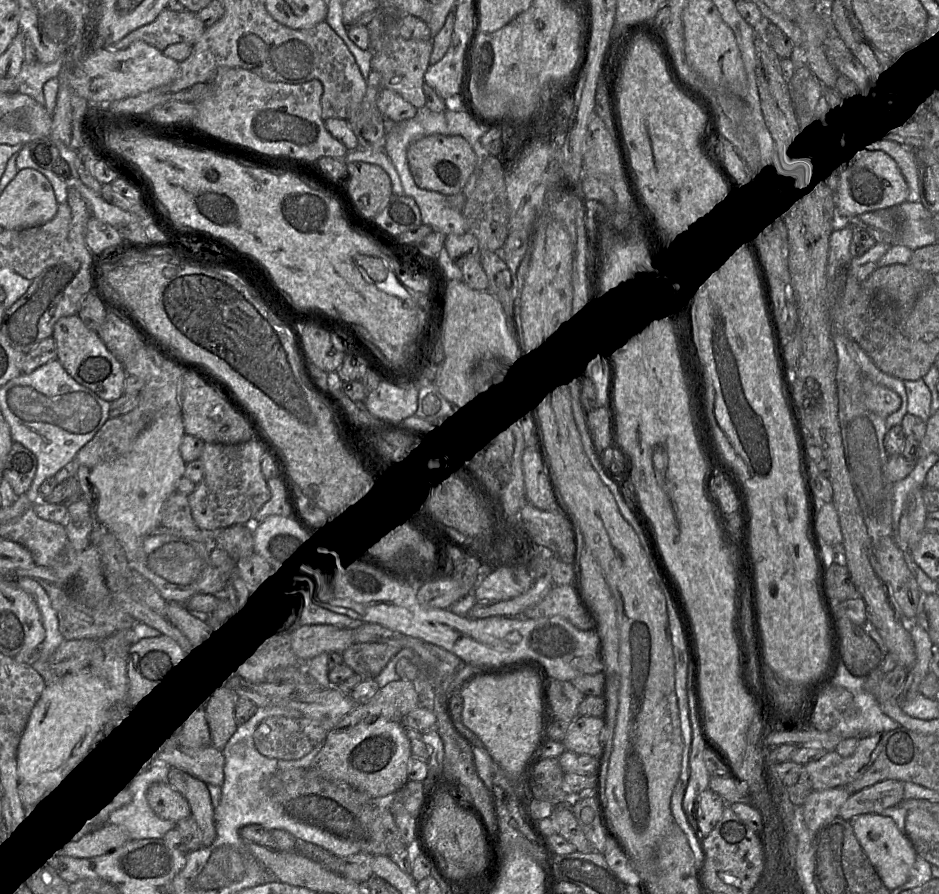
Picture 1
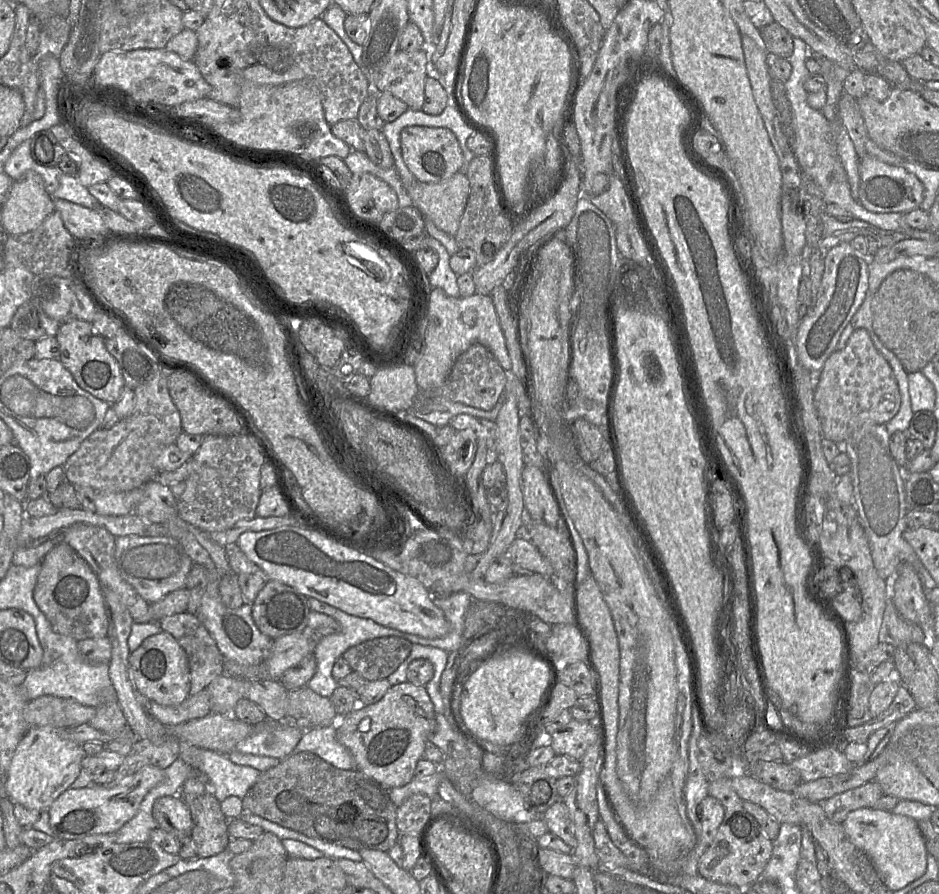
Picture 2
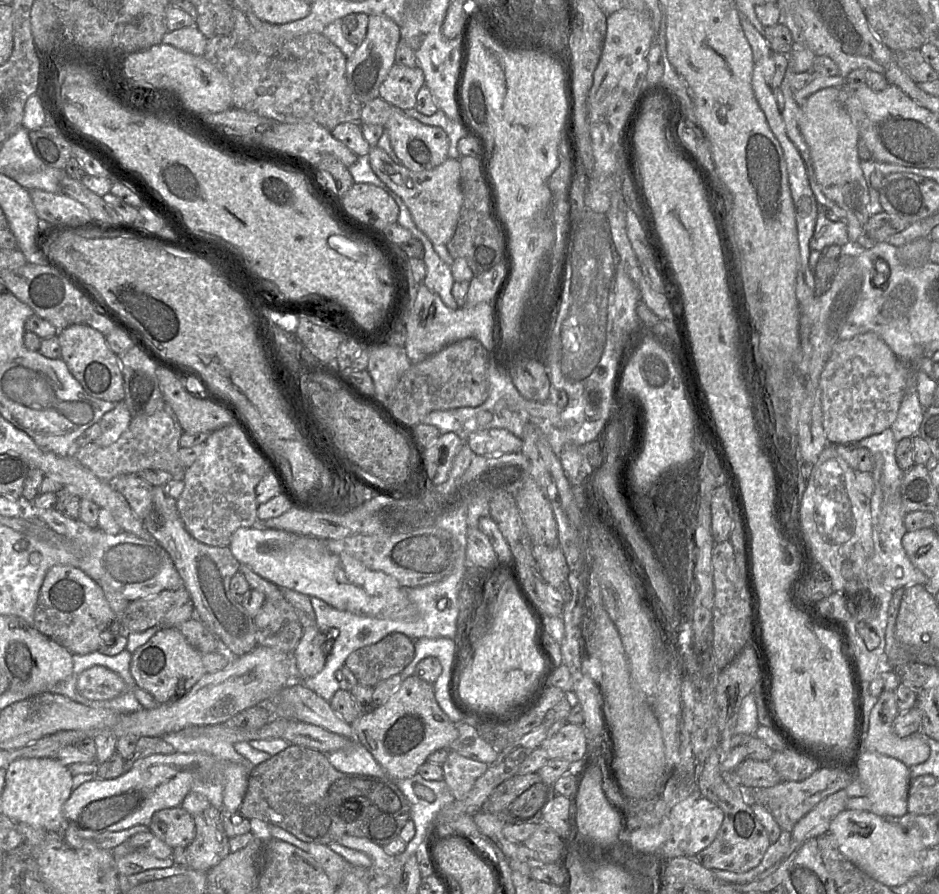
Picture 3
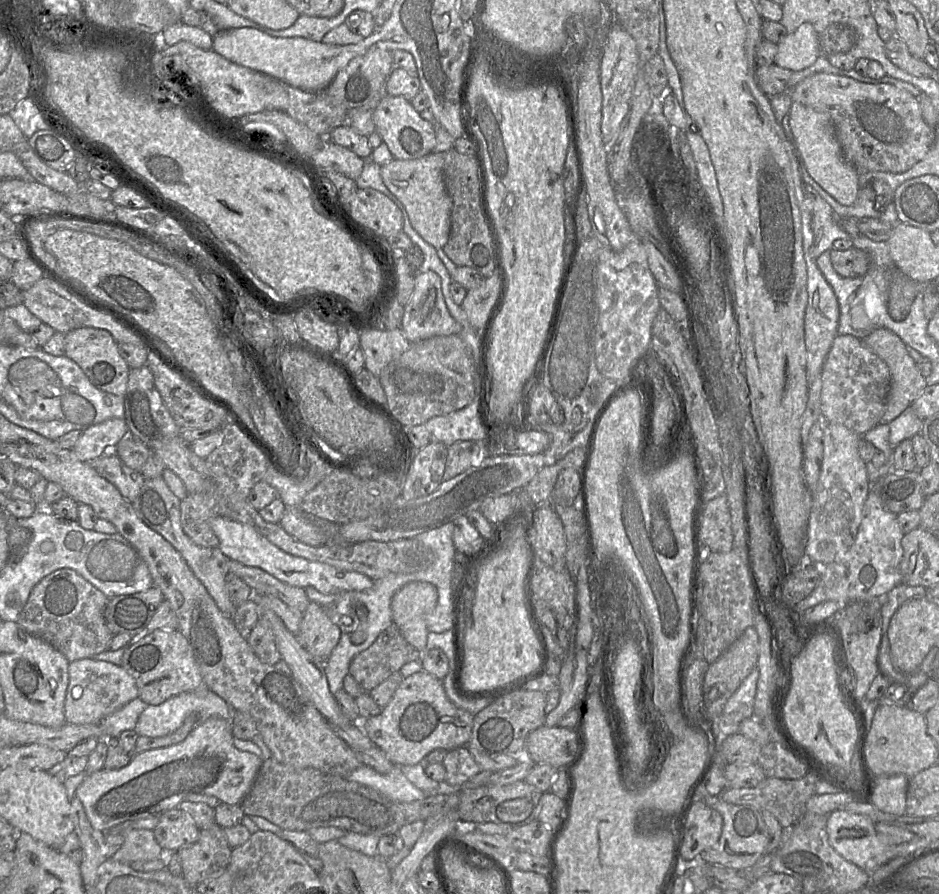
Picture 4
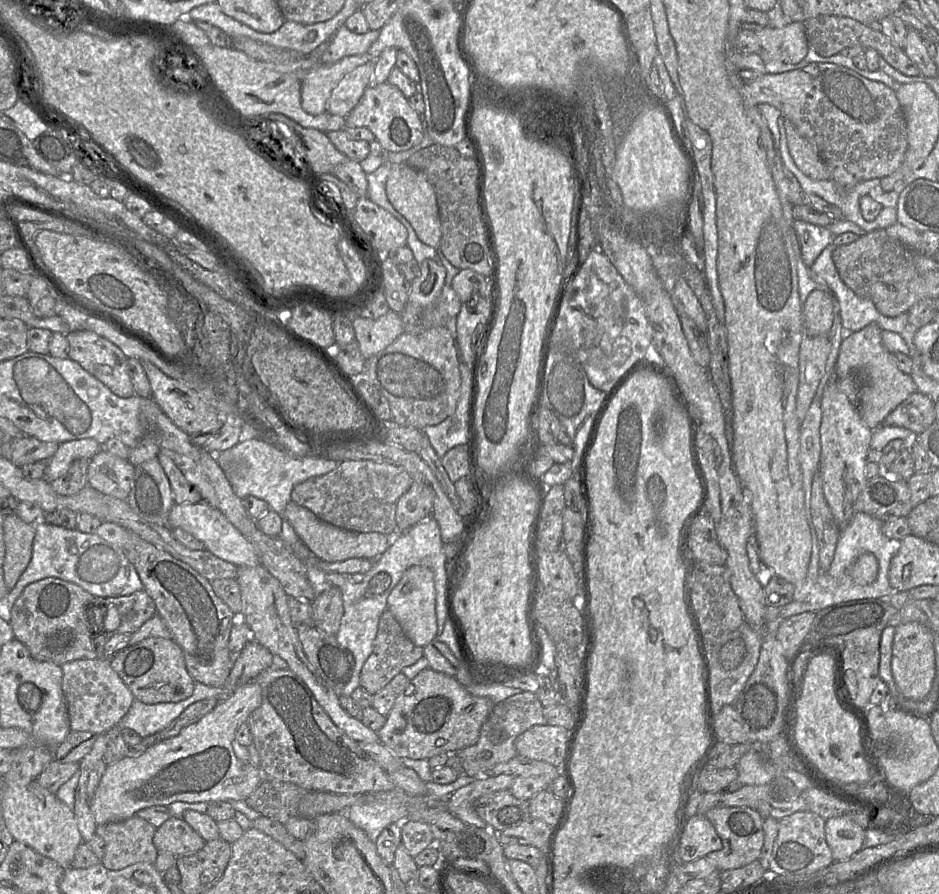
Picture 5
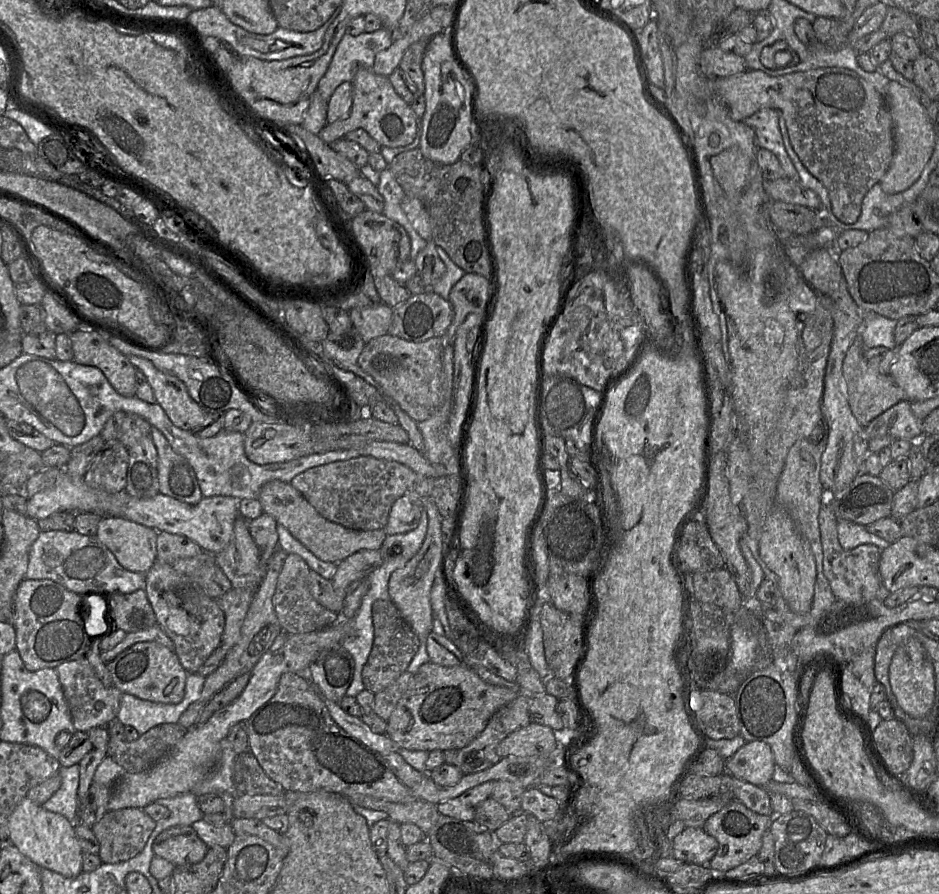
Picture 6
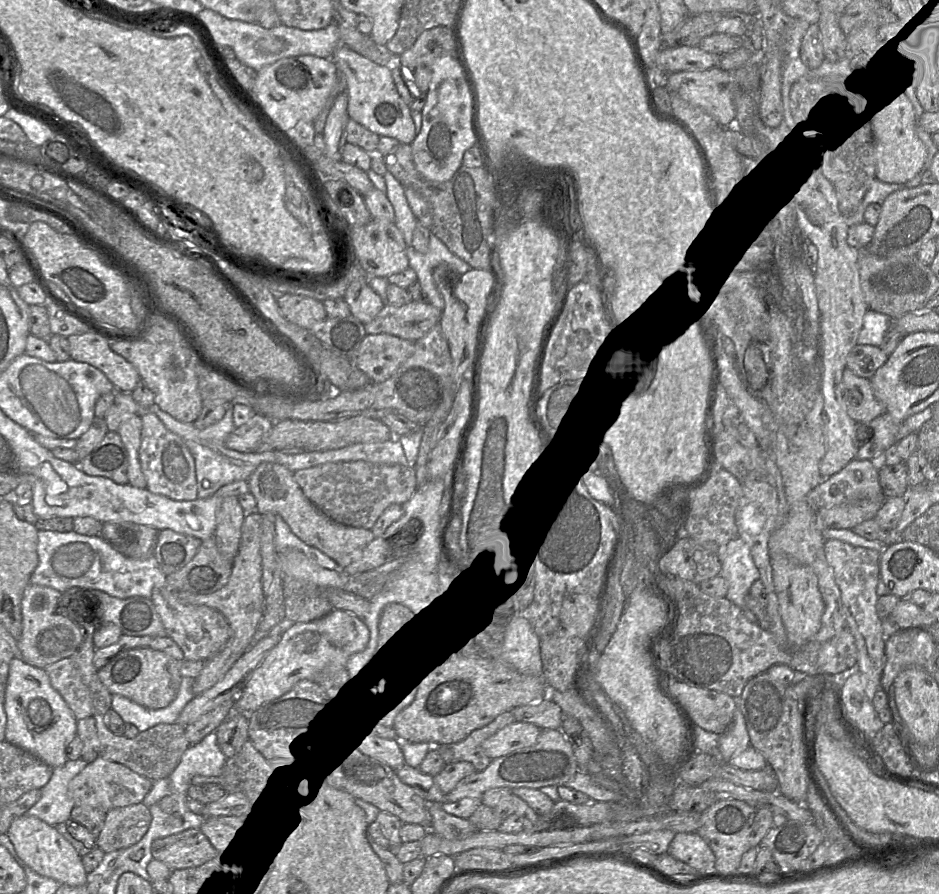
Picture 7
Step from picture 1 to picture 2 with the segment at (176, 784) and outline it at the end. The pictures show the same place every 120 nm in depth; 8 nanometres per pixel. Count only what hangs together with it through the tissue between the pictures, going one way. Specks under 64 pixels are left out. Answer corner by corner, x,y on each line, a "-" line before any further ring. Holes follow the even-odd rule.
208,791
202,795
186,795
183,799
193,818
191,836
197,857
212,857
227,849
231,839
228,833
229,819
223,814
214,794

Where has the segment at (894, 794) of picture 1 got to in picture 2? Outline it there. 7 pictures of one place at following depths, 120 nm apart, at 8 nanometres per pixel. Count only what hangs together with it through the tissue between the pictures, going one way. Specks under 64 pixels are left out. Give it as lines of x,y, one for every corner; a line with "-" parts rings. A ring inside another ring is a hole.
870,781
825,800
822,808
830,820
843,823
851,811
872,808
883,795
880,784

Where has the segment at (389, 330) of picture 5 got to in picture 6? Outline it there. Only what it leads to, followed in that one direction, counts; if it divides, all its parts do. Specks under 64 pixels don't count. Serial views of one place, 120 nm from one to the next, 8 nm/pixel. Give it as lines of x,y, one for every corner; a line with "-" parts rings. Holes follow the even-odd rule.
381,302
372,307
354,308
349,311
349,315
352,325
366,344
376,337
388,334
393,308

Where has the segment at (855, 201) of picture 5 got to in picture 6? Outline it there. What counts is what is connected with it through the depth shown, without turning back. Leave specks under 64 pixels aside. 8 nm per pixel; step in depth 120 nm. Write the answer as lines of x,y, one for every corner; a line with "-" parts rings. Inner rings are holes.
778,112
778,115
779,115
779,127
780,127
785,149
795,169
797,170
801,184
814,191
821,200
822,207
820,208
820,210
816,210
816,211
821,211
824,214
827,214
827,217
832,222
833,226
826,226
826,227
836,227
840,231
844,231
844,226
846,224
844,222
841,222
834,216
832,210
832,203
830,200
828,190
826,189
824,184
818,178
816,178
801,162
800,158
798,157
798,155
796,154
796,152
794,151
791,145
788,135
788,130
786,127
785,118
783,117
781,112

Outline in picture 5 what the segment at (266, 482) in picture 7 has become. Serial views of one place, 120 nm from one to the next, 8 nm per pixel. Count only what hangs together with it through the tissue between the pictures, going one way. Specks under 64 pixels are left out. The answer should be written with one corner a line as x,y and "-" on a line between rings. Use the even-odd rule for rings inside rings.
290,501
283,517
294,528
298,537
319,559
327,562
344,561
351,558
379,558
391,545
391,537
379,532
357,532
347,530
319,519
311,510

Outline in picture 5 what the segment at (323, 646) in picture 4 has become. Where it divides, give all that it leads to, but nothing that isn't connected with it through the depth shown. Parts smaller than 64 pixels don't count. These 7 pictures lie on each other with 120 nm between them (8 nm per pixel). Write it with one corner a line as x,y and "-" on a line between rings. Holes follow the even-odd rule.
338,587
317,595
311,602
315,627
329,635
336,635
343,616
343,598

